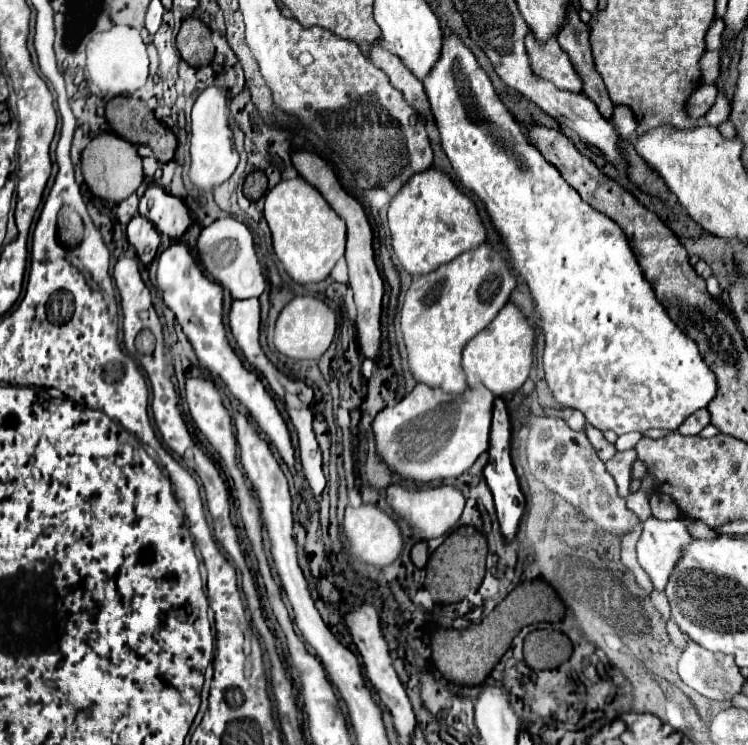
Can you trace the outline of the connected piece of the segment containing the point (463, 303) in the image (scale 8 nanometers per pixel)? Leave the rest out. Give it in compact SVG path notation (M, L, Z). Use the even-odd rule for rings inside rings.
M485 242L425 276L415 276L401 310L401 330L409 352L409 370L415 380L451 394L461 394L467 388L461 352L509 302L515 286L517 280L511 274L507 260Z

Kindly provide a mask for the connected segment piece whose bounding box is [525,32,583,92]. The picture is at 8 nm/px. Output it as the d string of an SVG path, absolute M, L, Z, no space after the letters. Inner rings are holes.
M529 32L525 38L525 48L531 58L533 72L537 76L547 78L561 90L583 92L583 82L577 72L573 76L573 64L569 60L569 56L559 48L557 38L539 44L539 40L535 40L533 32Z

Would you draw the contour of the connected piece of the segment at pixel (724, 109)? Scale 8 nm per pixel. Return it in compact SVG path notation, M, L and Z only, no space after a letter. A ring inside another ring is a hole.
M719 92L719 94L717 94L717 100L715 100L715 104L713 104L713 108L705 114L705 118L709 120L711 126L719 126L721 122L725 122L725 120L729 118L729 112L731 112L729 100L725 98L723 92Z

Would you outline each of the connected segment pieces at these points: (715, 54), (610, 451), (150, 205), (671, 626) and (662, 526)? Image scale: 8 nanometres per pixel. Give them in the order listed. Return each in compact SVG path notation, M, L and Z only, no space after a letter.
M709 50L701 58L701 70L703 70L703 82L705 84L715 84L715 78L721 74L719 66L719 50Z
M587 426L587 438L589 438L591 446L597 450L597 456L601 456L603 462L607 462L607 460L615 454L615 446L609 444L609 442L603 438L601 430L597 430L597 428L593 428L593 426Z
M153 184L139 200L139 214L151 220L157 230L173 240L179 240L191 224L189 210L181 198L167 194L161 186Z
M670 617L670 619L668 620L666 627L667 627L668 635L669 637L671 637L672 643L677 644L678 648L683 649L683 638L682 638L683 634L680 631L680 629L678 629L679 627L674 622L672 617Z
M651 516L643 522L643 534L637 542L637 558L655 588L665 590L675 562L681 560L691 540L693 538L681 520L663 522Z

